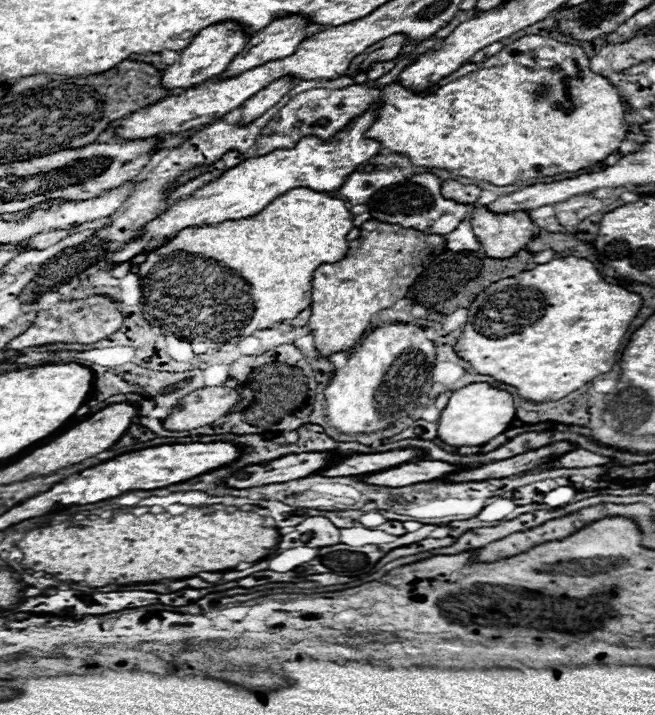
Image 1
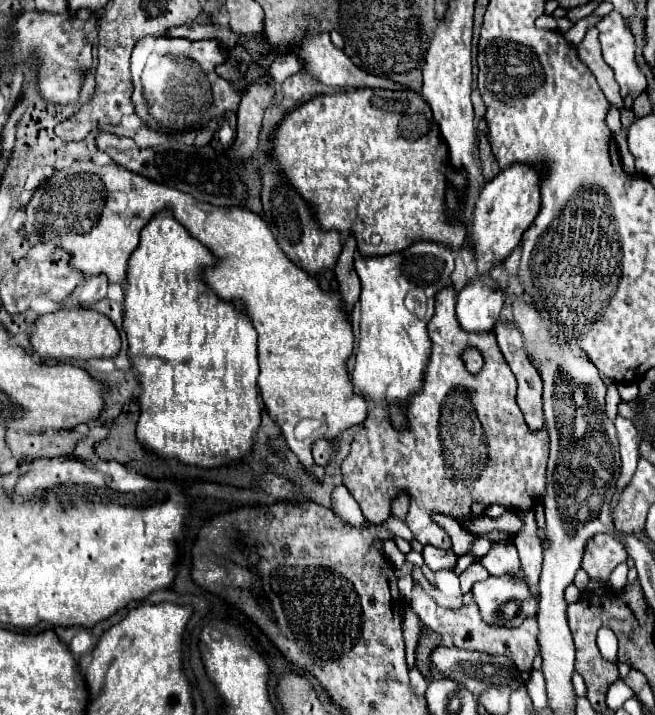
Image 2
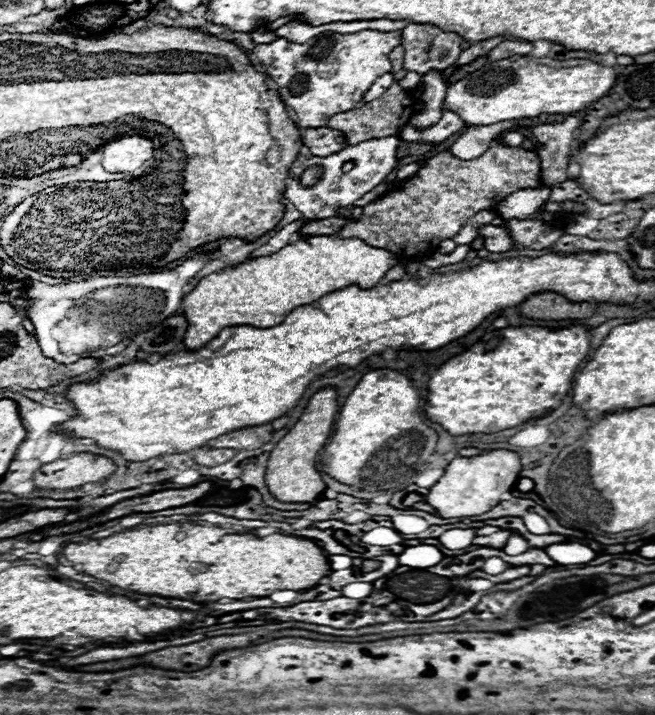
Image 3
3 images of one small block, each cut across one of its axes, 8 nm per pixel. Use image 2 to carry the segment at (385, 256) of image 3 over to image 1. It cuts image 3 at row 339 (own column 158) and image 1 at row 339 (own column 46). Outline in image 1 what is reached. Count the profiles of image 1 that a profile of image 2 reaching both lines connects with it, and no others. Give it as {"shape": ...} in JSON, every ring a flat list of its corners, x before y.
{"shape":[[290,190,288,194,282,194,280,198,272,200,270,206,266,206,260,214,254,214,252,218,242,218,242,220,232,220,232,222,220,222,216,226,192,226,192,228,184,228,176,234,176,238,172,238,166,246,156,248,152,252,148,252,148,260,144,264,138,266,138,274,140,274,140,282,142,282,142,314,144,318,162,330,162,334,172,334,178,338,186,338,186,340,212,340,218,344,224,342,238,342,246,336,250,336,254,330,266,330,272,328,274,324,286,322,290,318,296,318,304,308,310,308,310,290,312,290,312,274,320,264,330,264,330,262,338,262,346,256,348,252,348,242,346,242,346,234,354,228,352,224,354,216,352,212,344,206,342,200,332,198,328,194,320,194,314,190]]}

